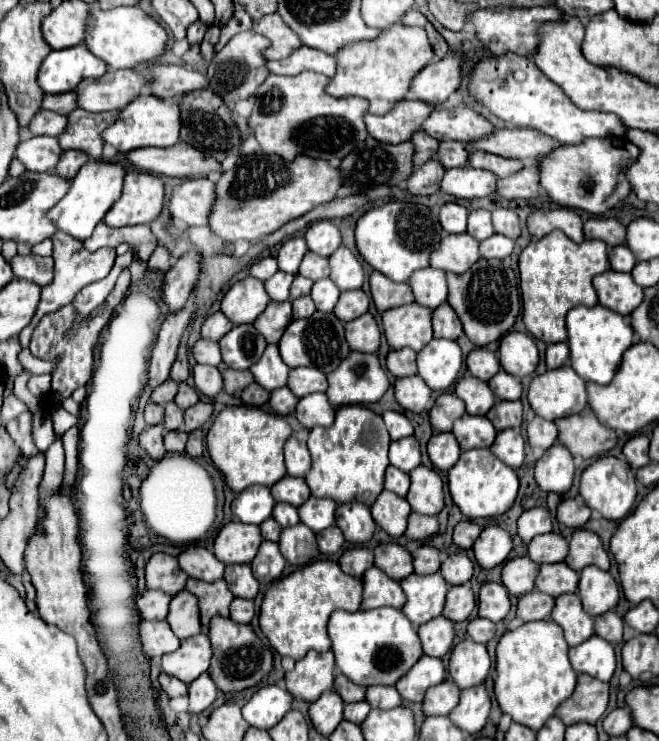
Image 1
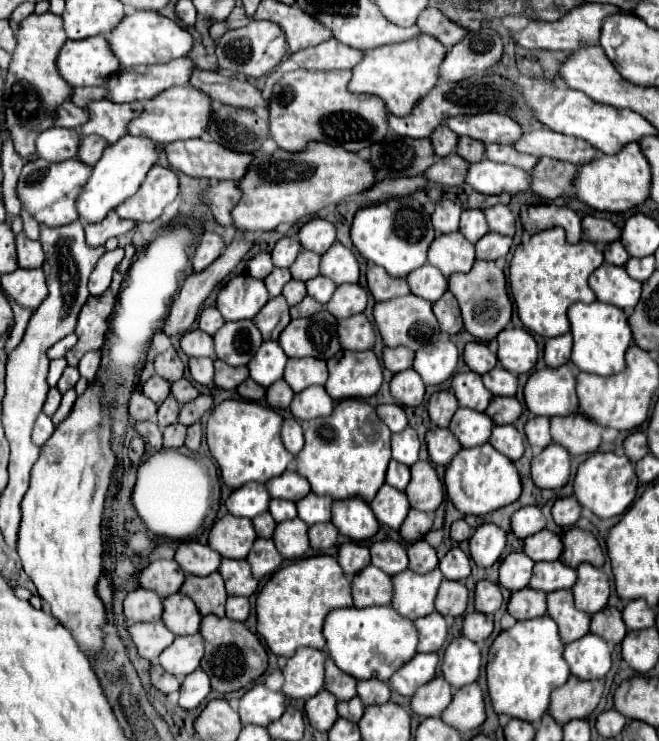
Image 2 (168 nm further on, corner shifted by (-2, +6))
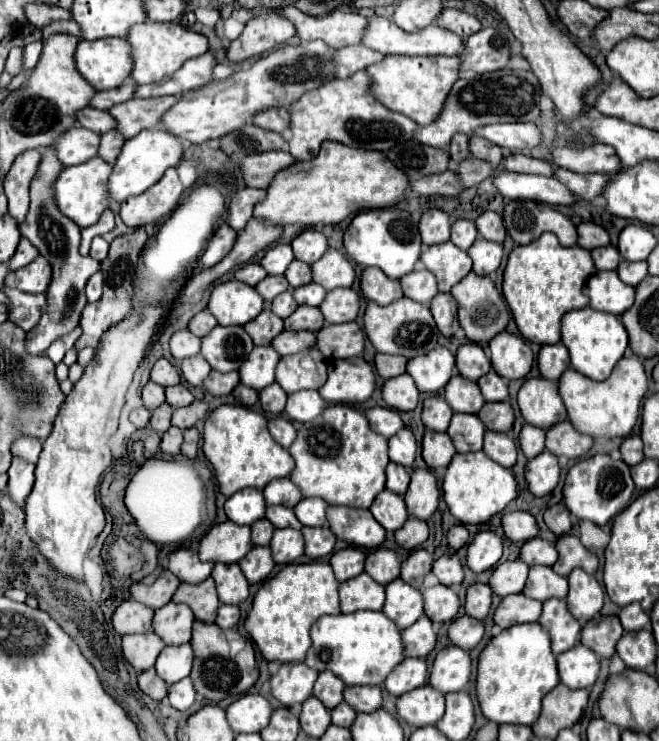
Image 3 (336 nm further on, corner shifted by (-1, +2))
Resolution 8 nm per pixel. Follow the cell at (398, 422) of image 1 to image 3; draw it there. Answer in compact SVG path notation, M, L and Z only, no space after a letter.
M375 406L375 408L365 410L365 416L367 416L367 420L369 420L371 430L379 432L379 434L385 436L385 438L391 438L397 430L403 428L403 422L401 422L399 412L395 412L393 408Z

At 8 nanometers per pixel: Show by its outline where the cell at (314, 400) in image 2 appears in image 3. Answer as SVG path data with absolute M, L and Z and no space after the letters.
M301 390L297 394L289 394L285 414L297 422L309 422L317 418L325 408L325 400L315 390Z

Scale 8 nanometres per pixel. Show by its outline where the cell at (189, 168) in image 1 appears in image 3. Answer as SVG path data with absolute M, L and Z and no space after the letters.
M265 152L265 154L253 154L241 158L241 170L243 180L247 186L253 188L267 188L271 184L271 178L287 166L293 166L295 158L291 158L289 152Z

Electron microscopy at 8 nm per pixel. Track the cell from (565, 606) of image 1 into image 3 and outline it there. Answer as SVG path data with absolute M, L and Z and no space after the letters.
M551 598L543 602L543 612L539 618L539 624L549 632L551 636L551 648L553 654L561 654L569 648L573 648L579 642L581 626L579 622L569 614L565 600Z

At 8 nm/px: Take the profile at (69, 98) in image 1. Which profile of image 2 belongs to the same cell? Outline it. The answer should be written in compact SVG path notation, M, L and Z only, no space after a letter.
M94 86L94 88L74 88L70 100L80 106L86 108L92 100L102 100L106 96L106 90L102 86Z

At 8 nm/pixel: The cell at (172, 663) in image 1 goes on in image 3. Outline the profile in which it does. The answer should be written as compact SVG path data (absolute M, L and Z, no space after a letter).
M189 644L181 646L165 646L155 662L155 670L159 678L167 684L175 684L189 676L193 664L193 650Z

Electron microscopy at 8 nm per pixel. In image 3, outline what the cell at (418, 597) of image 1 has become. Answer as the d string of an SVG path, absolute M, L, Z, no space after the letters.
M401 578L385 586L385 596L387 600L385 600L383 612L387 614L387 618L391 618L399 626L399 630L415 624L417 618L423 614L421 590L413 588Z

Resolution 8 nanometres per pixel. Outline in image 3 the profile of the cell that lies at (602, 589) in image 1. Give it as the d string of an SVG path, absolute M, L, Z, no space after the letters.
M573 570L567 580L571 582L571 590L567 594L567 608L571 616L583 626L603 608L603 588L595 580L595 576L583 570Z

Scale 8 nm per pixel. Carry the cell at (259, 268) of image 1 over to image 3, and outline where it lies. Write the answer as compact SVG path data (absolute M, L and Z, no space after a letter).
M255 262L243 266L243 268L239 268L239 270L235 272L235 278L237 278L239 282L249 284L249 286L257 286L265 276L267 276L267 272L263 270L263 266L261 266L261 264L255 264Z

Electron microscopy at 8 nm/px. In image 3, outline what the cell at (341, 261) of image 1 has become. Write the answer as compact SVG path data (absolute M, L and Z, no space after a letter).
M327 250L319 262L311 264L311 274L317 284L325 290L333 290L339 286L351 286L355 280L355 270L351 262L337 250Z

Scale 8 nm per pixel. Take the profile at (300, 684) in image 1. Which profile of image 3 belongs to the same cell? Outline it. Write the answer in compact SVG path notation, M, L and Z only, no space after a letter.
M303 662L301 664L281 664L279 672L271 676L269 680L271 694L287 708L295 704L303 704L311 696L317 676L319 672L311 670Z

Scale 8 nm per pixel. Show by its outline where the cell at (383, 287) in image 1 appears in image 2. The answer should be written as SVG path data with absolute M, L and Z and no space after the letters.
M370 266L366 270L366 278L368 278L368 288L376 302L390 300L396 296L406 296L410 292L406 278L394 278L380 266Z

